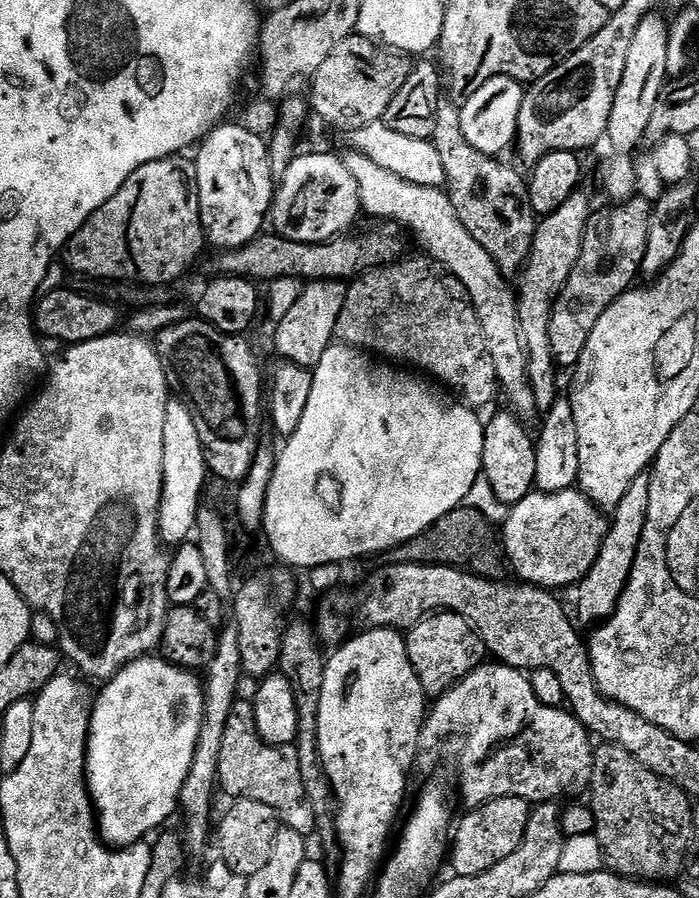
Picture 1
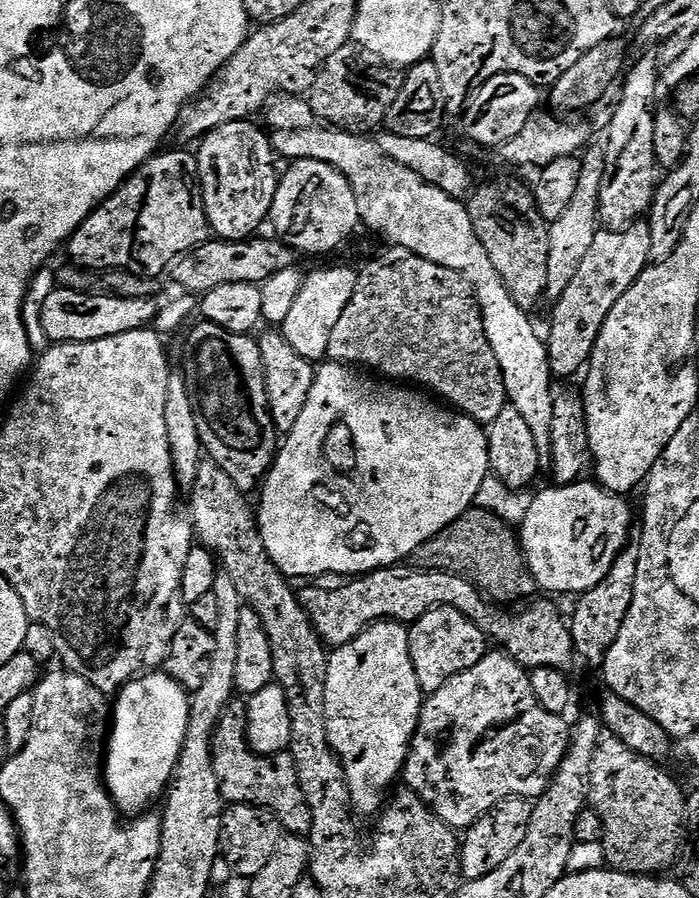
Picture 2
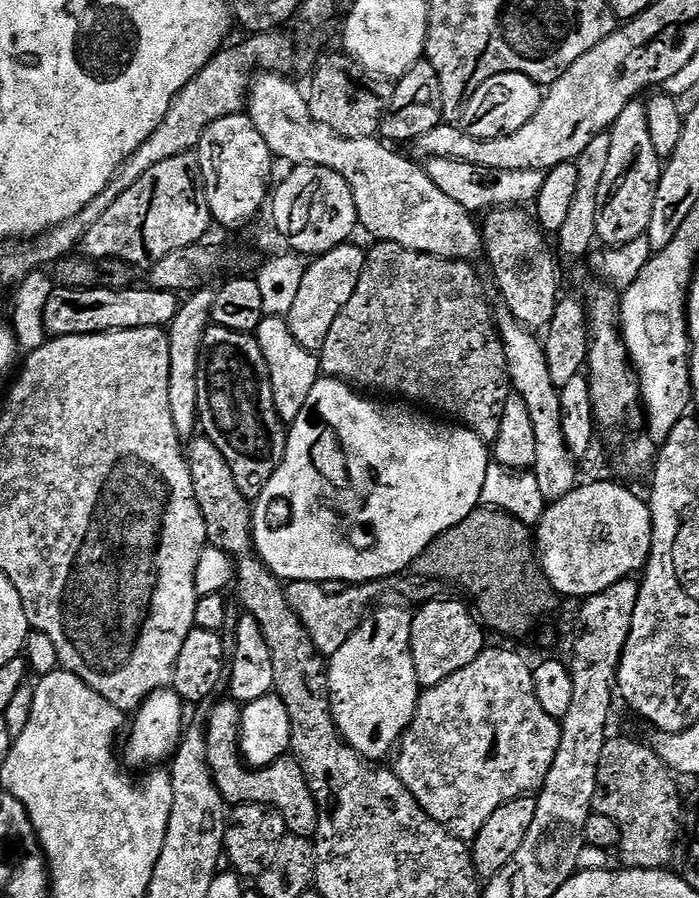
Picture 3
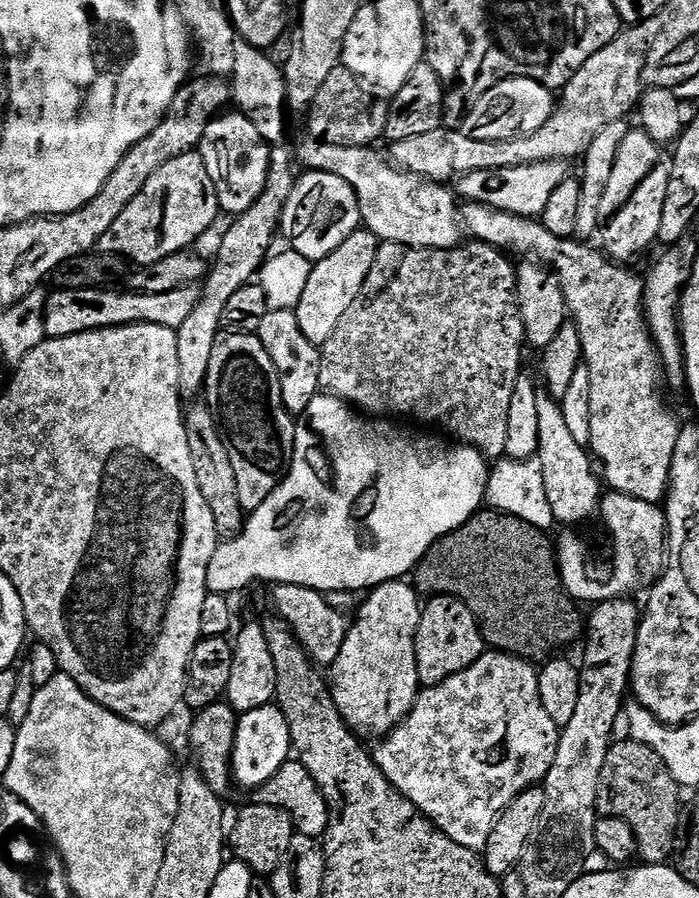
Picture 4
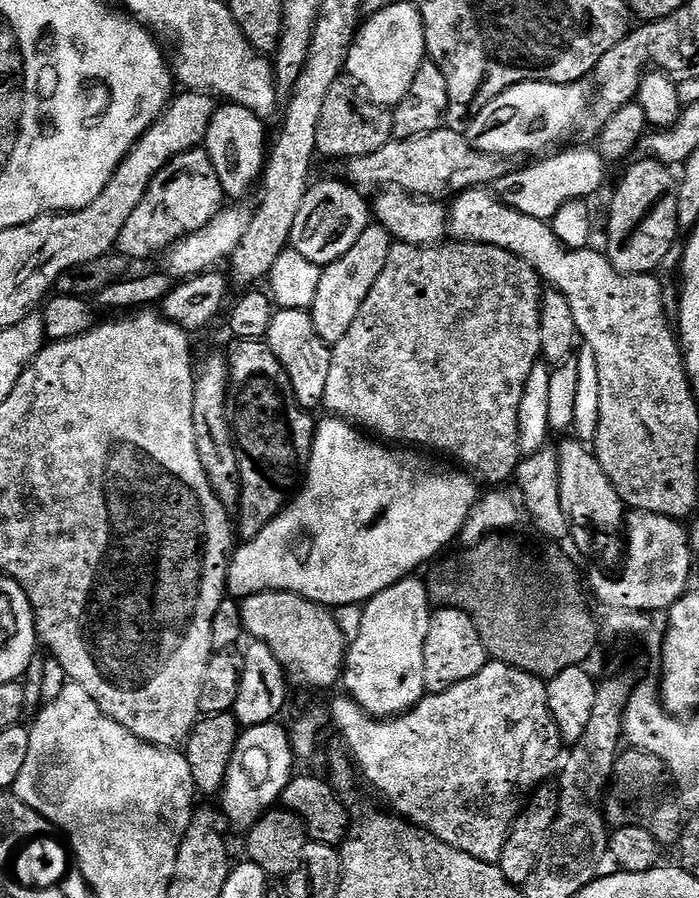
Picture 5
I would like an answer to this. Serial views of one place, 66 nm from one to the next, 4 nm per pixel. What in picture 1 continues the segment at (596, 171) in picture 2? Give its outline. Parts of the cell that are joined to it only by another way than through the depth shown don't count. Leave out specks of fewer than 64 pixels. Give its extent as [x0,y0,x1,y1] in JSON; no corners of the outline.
[516,190,589,410]

